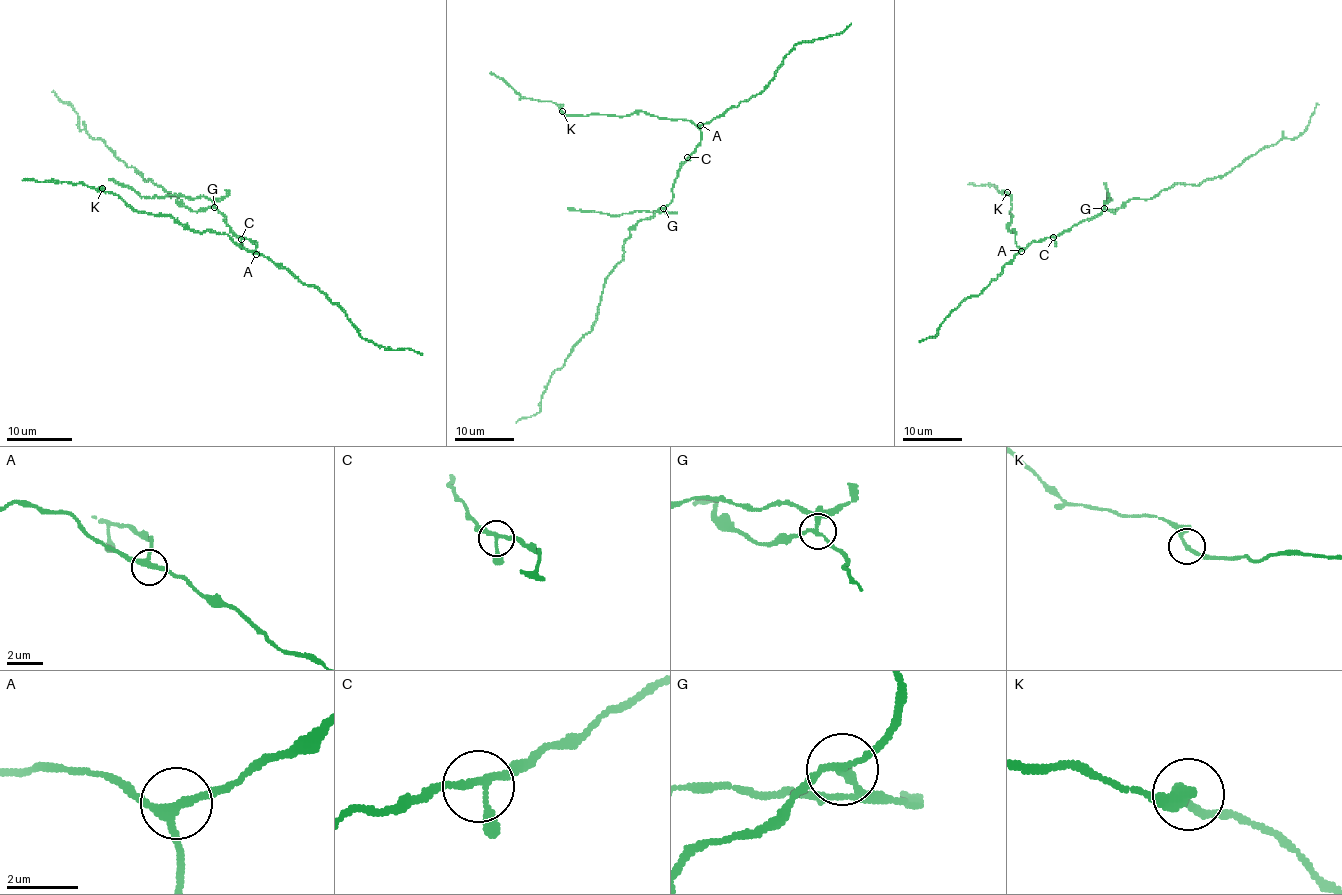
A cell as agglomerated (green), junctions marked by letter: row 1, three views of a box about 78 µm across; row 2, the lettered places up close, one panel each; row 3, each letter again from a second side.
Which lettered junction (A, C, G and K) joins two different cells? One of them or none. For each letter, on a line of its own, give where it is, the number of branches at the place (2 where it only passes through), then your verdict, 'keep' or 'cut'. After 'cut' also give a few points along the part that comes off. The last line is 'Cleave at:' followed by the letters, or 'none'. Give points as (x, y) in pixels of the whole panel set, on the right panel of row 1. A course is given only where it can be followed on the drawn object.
A: (1021, 251) | 3 | keep
C: (1053, 237) | 3 | keep
G: (1104, 208) | 4 | cut | (1103, 208), (1109, 197), (1103, 183)
K: (1007, 192) | 3 | keep
Cleave at: G

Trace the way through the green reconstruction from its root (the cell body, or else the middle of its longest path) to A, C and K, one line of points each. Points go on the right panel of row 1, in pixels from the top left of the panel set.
A: (1093, 217), (1056, 236), (1031, 242), (1021, 251)
C: (1093, 217), (1053, 237)
K: (1093, 217), (1056, 236), (1019, 248), (1015, 233), (1007, 228), (1012, 218), (1007, 192)

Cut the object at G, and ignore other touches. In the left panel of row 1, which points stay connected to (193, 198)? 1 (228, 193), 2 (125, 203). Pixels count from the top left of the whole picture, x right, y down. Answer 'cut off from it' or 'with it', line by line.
1: with it
2: cut off from it

